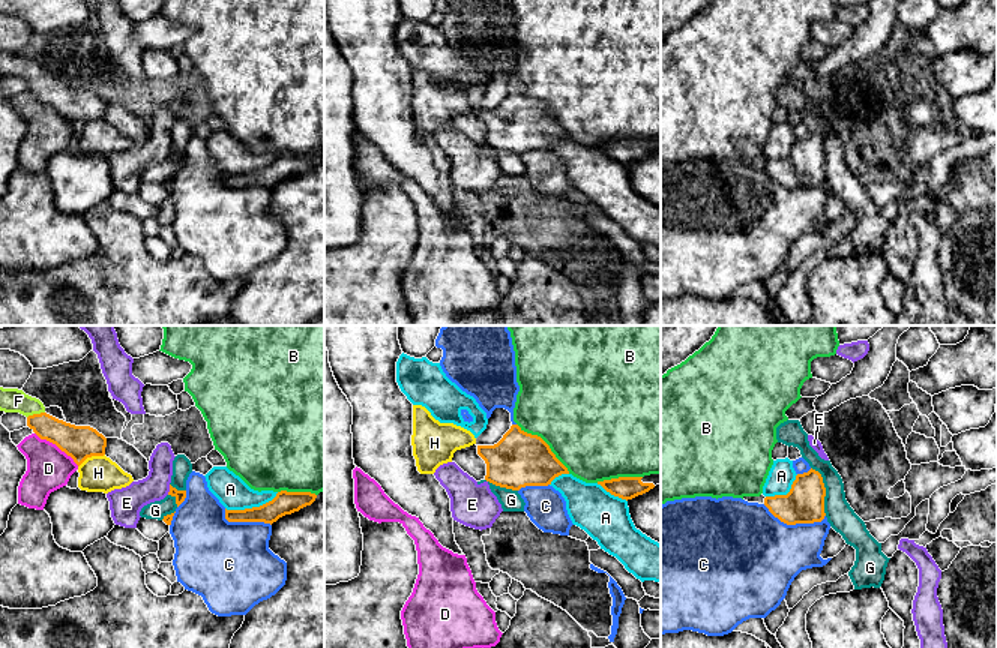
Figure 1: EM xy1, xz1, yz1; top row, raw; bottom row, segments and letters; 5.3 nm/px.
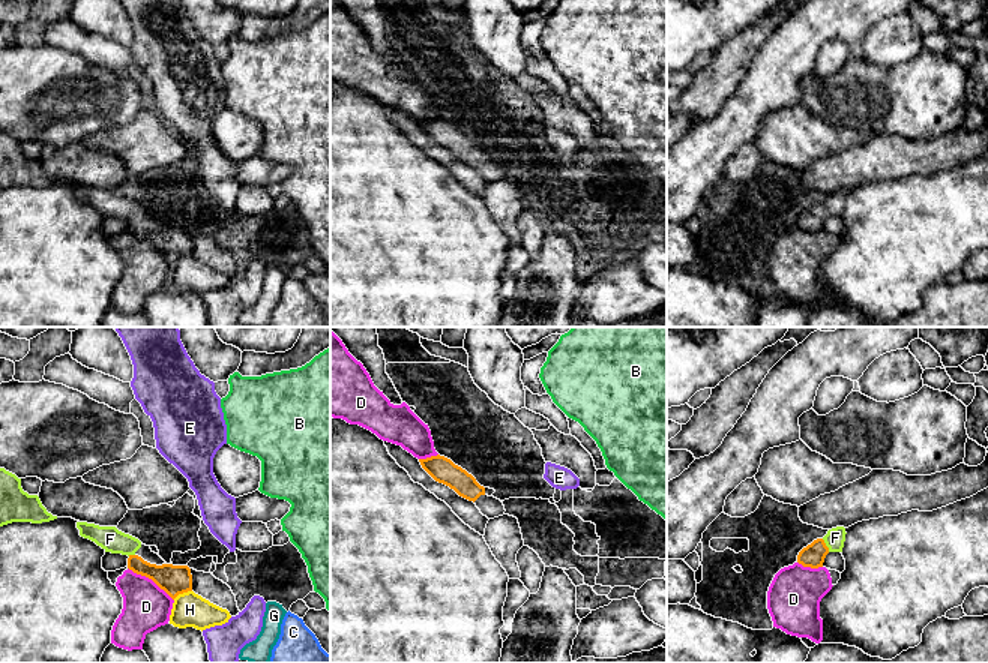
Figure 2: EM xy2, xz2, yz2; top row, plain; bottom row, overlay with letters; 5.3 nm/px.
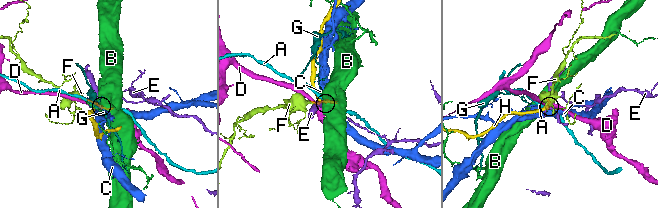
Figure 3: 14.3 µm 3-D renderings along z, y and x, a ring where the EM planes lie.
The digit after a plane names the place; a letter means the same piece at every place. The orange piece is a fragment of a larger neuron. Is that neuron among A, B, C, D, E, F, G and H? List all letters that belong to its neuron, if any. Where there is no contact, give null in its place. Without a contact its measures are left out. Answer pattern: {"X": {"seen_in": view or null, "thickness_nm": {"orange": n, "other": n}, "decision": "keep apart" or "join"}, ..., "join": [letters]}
{"A": {"seen_in": "xy1", "thickness_nm": {"orange": 130, "other": 170}, "decision": "keep apart"}, "B": {"seen_in": "xz1", "thickness_nm": {"orange": 300, "other": 500}, "decision": "keep apart"}, "C": {"seen_in": "yz1", "thickness_nm": {"orange": 200, "other": 440}, "decision": "keep apart"}, "D": {"seen_in": "xy2", "thickness_nm": {"orange": 160, "other": 240}, "decision": "keep apart"}, "E": {"seen_in": "xy1", "thickness_nm": {"orange": 60, "other": 170}, "decision": "keep apart"}, "F": {"seen_in": "xy1", "thickness_nm": {"orange": 160, "other": 130}, "decision": "join"}, "G": {"seen_in": "yz1", "thickness_nm": {"orange": 200, "other": 150}, "decision": "keep apart"}, "H": {"seen_in": "xy1", "thickness_nm": {"orange": 180, "other": 190}, "decision": "keep apart"}, "join": ["F"]}

